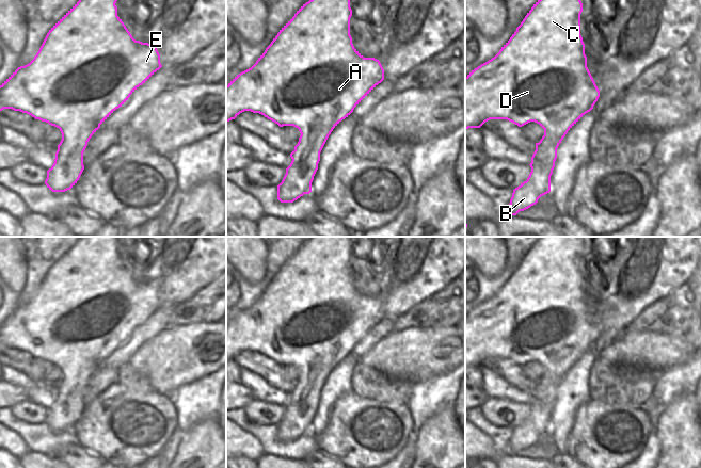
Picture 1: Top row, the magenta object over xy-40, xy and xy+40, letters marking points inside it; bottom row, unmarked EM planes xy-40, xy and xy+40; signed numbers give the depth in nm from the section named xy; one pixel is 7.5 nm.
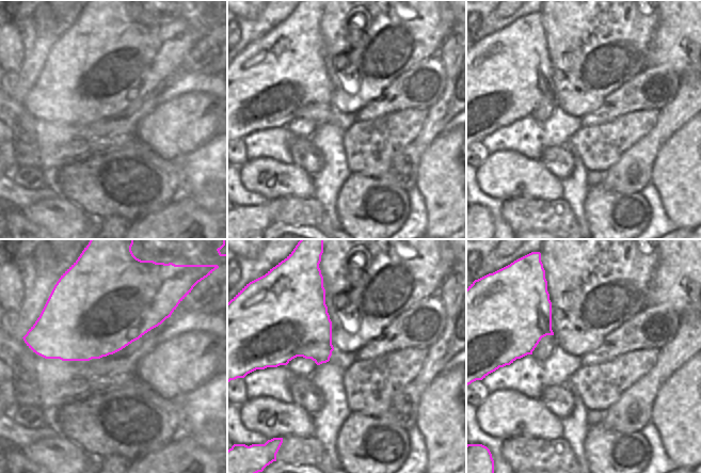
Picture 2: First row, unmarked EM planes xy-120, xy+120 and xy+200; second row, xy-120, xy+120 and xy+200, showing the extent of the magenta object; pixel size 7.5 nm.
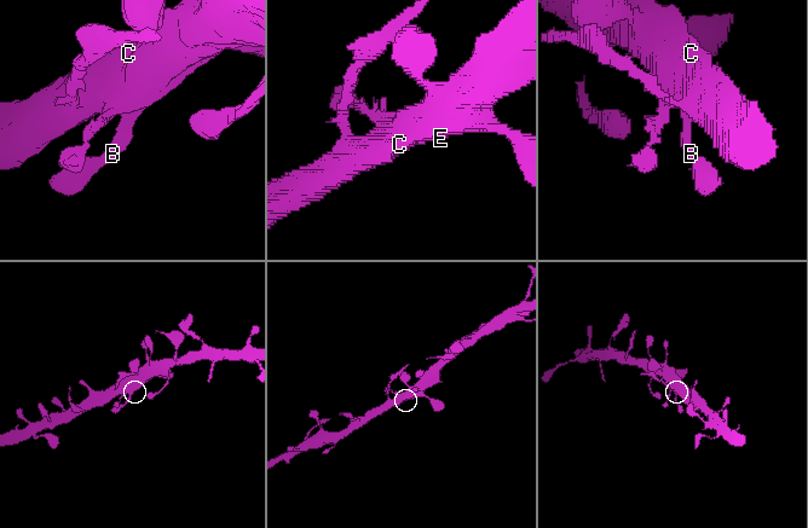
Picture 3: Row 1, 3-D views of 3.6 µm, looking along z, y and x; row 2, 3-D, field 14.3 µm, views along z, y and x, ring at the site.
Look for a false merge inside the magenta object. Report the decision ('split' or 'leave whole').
leave whole

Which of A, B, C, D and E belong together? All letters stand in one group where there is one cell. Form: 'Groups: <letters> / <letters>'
Groups: A B C D E

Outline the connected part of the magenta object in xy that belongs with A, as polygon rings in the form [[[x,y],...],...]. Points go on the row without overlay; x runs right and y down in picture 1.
[[[312,237],[280,269],[256,302],[237,313],[226,324],[226,361],[244,350],[251,350],[264,354],[280,366],[293,365],[301,372],[294,389],[290,392],[292,400],[277,424],[277,438],[281,441],[293,441],[312,431],[320,391],[329,374],[384,319],[384,308],[380,300],[375,296],[364,296],[354,287],[350,274],[351,255],[350,237]]]

